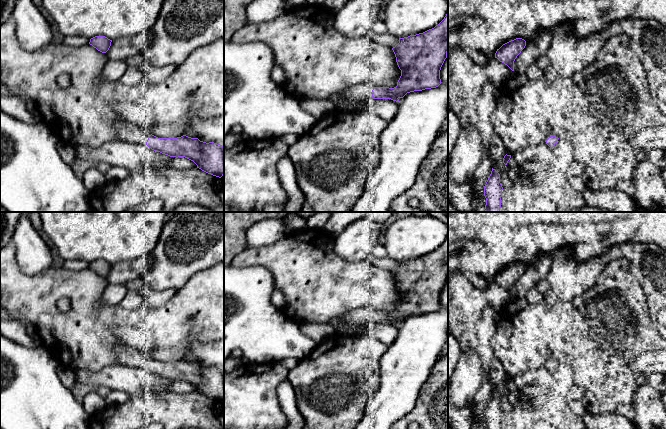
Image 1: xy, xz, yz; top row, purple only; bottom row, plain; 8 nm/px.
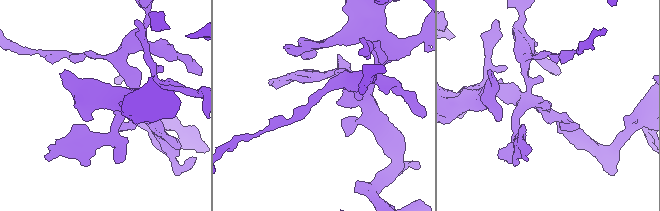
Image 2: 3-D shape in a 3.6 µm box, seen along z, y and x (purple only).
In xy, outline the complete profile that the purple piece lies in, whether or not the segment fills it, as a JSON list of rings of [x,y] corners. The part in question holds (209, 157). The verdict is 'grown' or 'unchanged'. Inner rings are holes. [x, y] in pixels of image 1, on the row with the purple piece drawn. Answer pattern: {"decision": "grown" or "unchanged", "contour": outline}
{"decision": "grown", "contour": [[[127,121],[119,122],[115,125],[120,140],[132,144],[146,144],[156,152],[168,155],[170,157],[185,157],[193,161],[197,168],[221,178],[224,175],[224,146],[214,142],[203,142],[198,138],[191,138],[186,135],[177,138],[158,138],[152,135],[148,130],[140,128]]]}

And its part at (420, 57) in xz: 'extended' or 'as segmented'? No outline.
extended

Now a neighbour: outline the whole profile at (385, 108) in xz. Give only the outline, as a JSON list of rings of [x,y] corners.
[[[373,99],[369,109],[389,123],[398,111],[398,102],[391,99]]]

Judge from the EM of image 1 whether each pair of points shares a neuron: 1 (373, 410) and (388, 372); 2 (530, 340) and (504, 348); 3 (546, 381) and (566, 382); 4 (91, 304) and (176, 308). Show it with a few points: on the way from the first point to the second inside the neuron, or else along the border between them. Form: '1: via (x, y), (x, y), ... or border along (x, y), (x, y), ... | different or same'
1: via (382, 401), (388, 395), (388, 381) | same
2: via (524, 340), (510, 344) | same
3: border along (551, 372), (553, 384) | different
4: via (112, 317), (155, 317) | same

